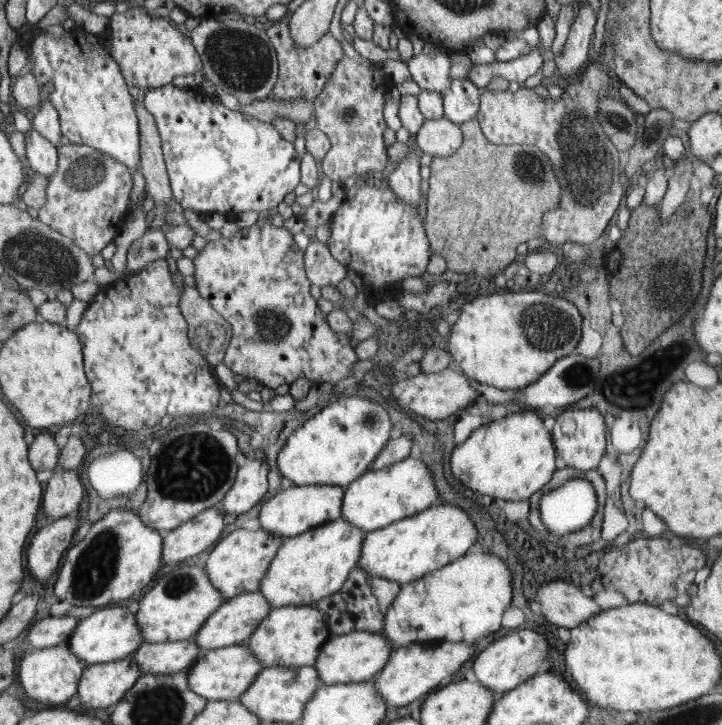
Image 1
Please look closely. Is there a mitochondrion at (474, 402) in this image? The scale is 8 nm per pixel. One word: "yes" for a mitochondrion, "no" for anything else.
no

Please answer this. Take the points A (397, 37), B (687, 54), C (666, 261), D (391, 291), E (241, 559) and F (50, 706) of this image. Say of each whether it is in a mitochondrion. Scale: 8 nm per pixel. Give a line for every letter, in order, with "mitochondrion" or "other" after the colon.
A: other
B: other
C: mitochondrion
D: other
E: other
F: other

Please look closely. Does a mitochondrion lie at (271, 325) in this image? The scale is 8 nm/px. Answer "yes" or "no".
yes

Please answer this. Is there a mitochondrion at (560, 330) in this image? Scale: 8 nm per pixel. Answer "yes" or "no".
yes

